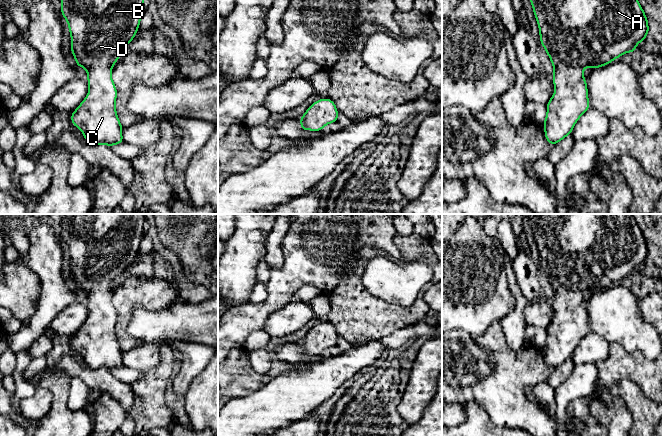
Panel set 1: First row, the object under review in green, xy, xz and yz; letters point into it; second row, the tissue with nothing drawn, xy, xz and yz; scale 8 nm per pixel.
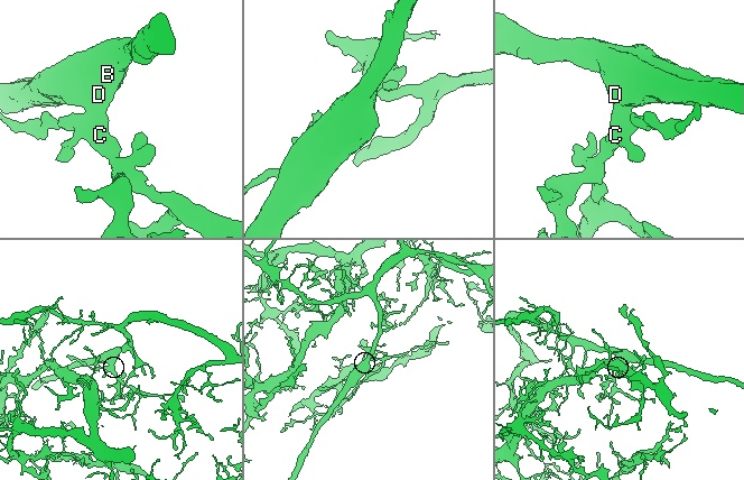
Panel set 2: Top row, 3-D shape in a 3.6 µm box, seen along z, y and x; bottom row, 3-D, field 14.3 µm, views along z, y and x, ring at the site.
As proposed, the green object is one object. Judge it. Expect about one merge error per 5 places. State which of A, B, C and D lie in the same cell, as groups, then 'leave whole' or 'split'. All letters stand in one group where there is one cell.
A B C D; leave whole

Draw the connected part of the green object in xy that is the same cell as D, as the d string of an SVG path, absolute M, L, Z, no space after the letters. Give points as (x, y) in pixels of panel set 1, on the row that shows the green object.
M60 0L61 14L68 22L71 34L71 52L76 65L86 69L88 74L89 92L77 109L71 113L72 124L79 128L83 137L92 145L106 144L110 148L115 144L122 144L122 129L115 101L117 90L111 77L113 65L119 59L128 43L132 41L138 31L140 19L145 11L144 0Z

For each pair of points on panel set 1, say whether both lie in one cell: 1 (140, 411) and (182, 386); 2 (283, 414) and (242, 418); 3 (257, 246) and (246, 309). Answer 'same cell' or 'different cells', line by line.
1: different cells
2: same cell
3: different cells

